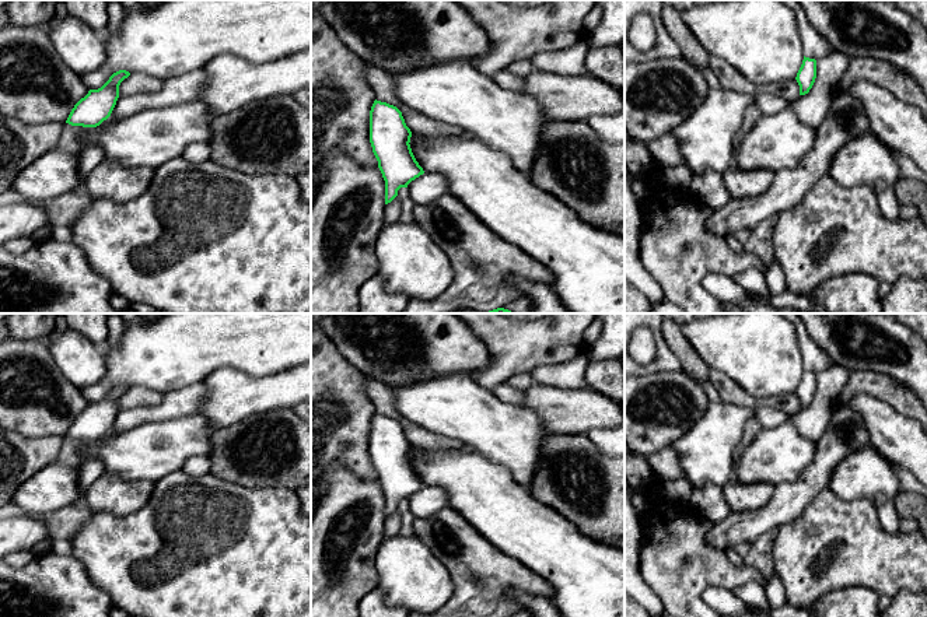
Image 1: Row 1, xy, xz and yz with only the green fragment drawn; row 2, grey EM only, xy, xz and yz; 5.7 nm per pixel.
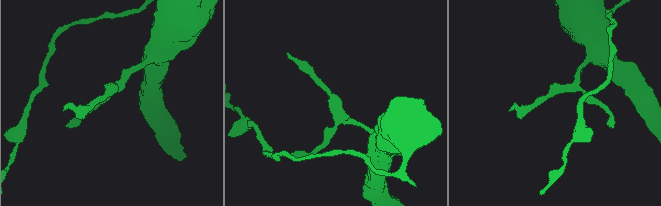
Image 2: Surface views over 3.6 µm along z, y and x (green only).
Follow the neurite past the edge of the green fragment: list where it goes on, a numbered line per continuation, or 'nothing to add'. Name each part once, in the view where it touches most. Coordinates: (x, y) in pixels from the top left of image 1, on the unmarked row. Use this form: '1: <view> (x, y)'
1: yz (811, 421)

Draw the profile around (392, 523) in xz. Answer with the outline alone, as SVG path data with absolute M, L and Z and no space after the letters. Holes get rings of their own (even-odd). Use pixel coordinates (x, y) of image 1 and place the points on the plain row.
M395 511L391 516L385 518L384 522L384 537L392 537L399 534L400 515Z

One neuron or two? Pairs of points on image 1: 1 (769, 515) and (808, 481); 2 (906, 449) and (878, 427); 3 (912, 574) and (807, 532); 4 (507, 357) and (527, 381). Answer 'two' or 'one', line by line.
1: one
2: one
3: one
4: two

